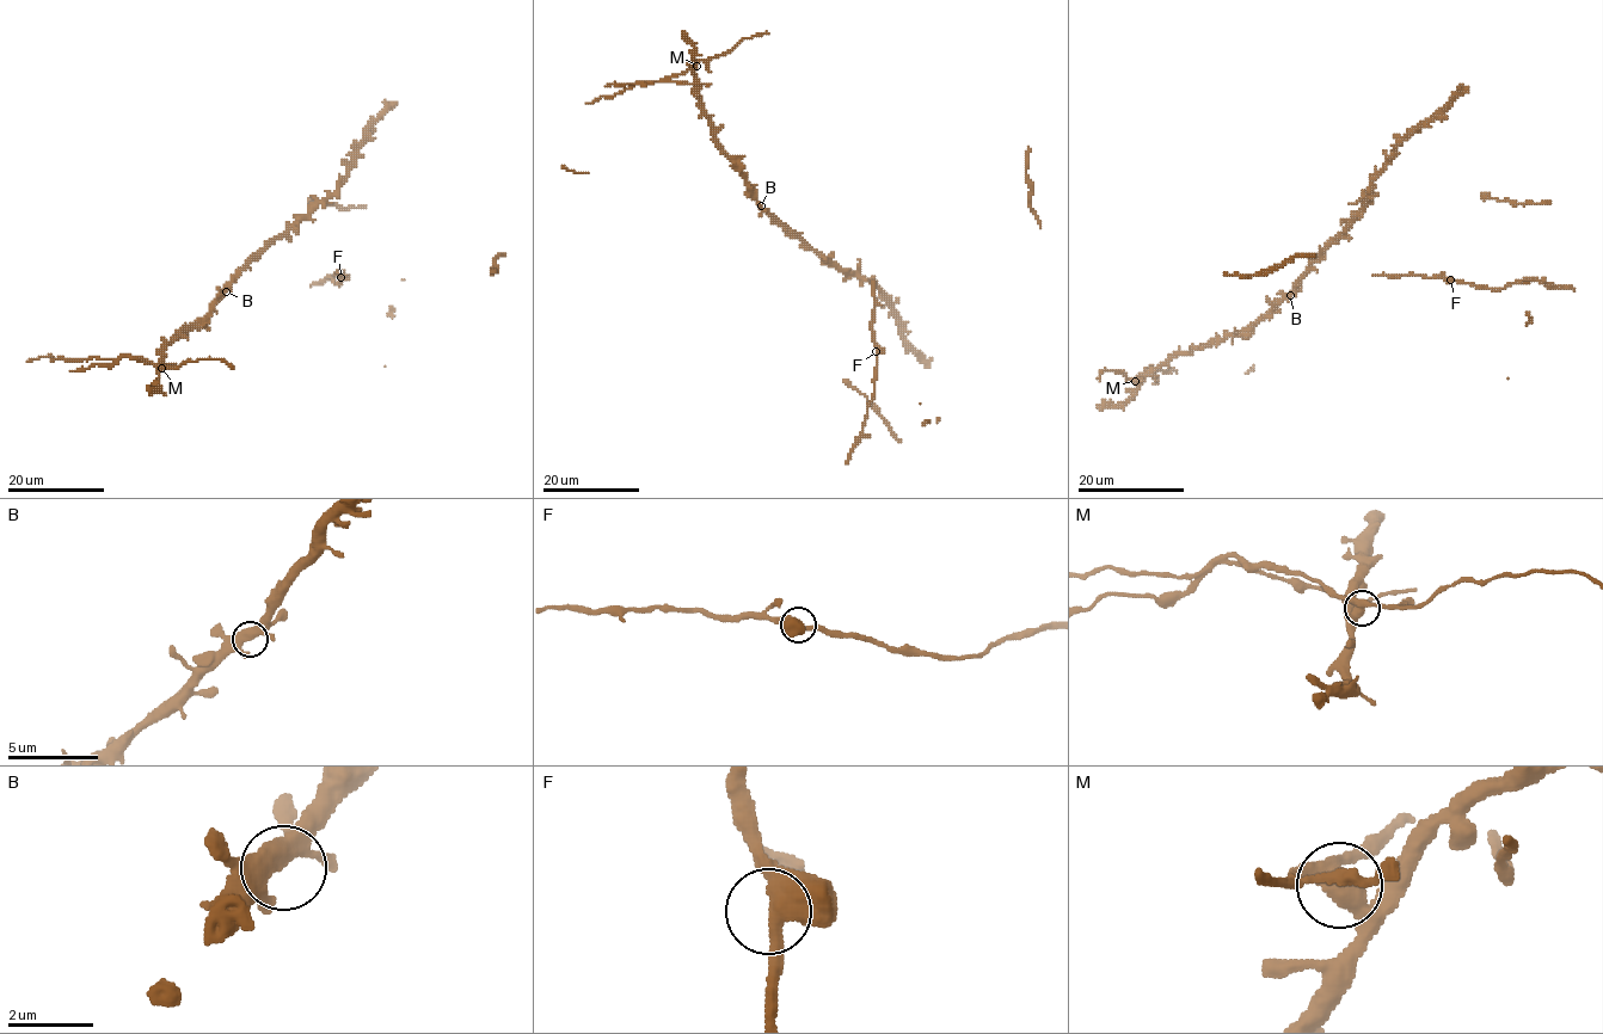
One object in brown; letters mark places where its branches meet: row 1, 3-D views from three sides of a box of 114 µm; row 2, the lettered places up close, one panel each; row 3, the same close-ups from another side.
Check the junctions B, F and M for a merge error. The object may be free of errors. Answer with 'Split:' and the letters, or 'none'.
Split: M

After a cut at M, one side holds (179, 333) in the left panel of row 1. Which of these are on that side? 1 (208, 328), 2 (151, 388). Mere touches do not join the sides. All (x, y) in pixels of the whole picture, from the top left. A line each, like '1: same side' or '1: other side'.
1: same side
2: same side

